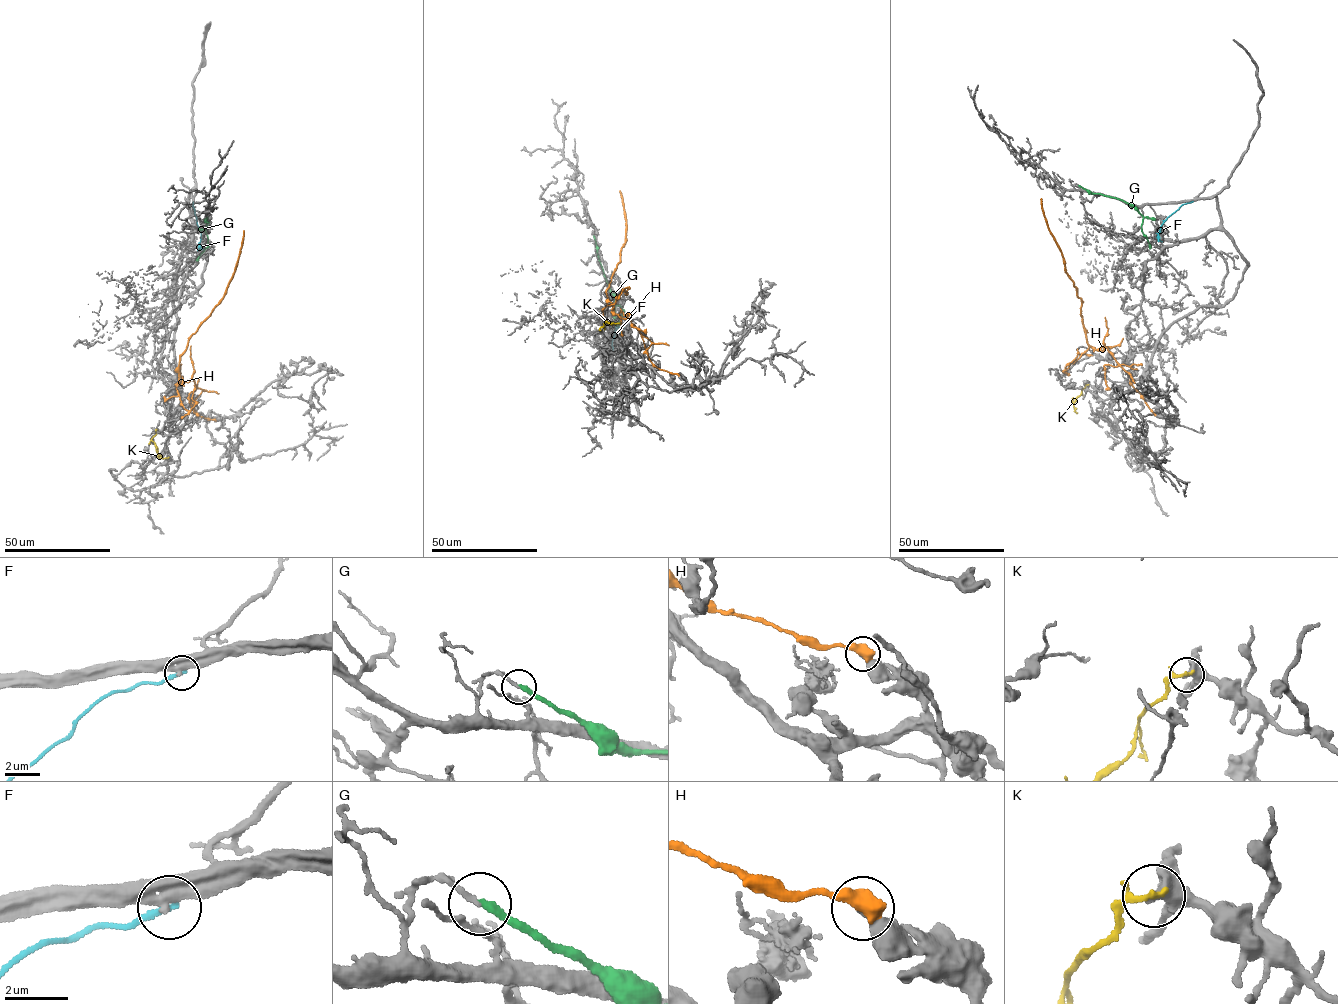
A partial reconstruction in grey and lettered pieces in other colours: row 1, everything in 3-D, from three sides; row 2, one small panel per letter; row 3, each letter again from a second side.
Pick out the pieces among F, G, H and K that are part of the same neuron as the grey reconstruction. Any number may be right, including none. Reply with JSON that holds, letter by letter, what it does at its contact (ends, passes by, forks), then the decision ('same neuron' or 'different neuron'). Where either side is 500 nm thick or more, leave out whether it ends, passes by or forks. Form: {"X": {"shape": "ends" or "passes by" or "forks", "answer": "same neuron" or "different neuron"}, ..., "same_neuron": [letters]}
{"F": {"shape": "ends", "answer": "different neuron"}, "G": {"shape": "ends", "answer": "different neuron"}, "H": {"answer": "different neuron"}, "K": {"shape": "passes by", "answer": "different neuron"}, "same_neuron": []}

